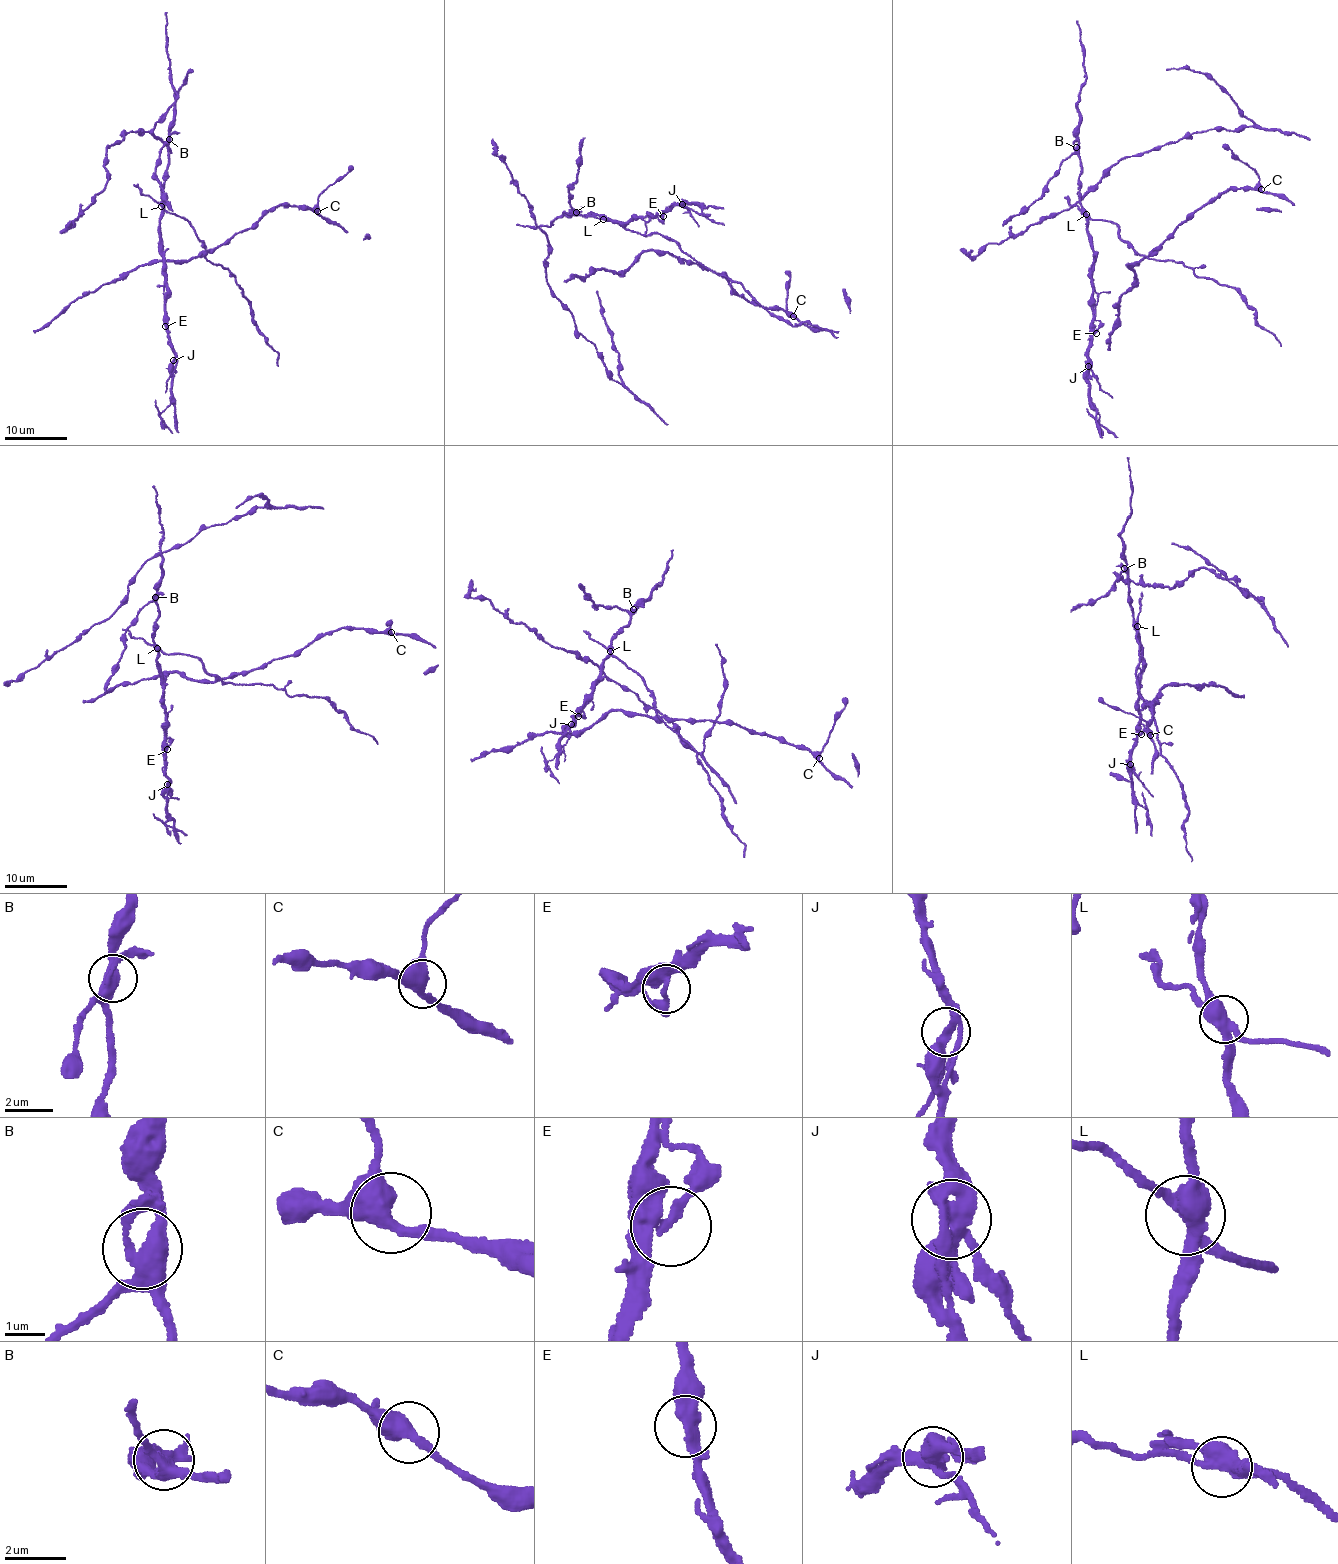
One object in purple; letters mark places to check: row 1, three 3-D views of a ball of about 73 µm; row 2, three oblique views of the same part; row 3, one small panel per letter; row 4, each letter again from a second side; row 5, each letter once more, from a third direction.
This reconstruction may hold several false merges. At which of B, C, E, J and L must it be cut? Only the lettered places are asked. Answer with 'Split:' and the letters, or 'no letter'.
Split: J, L

